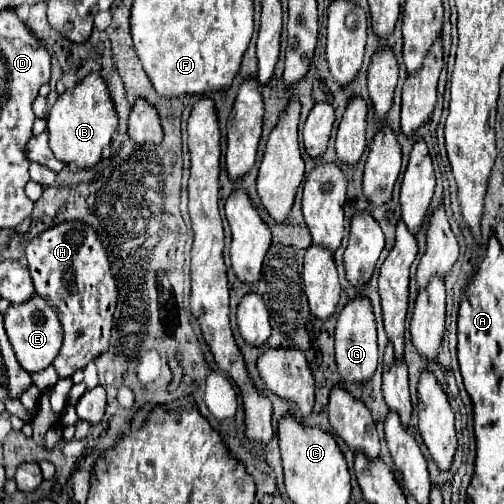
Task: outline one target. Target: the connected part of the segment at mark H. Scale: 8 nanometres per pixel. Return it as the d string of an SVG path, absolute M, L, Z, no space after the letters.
M64 222L30 240L26 246L26 260L38 296L56 310L62 322L64 344L52 366L60 378L68 378L106 352L110 344L112 312L118 288L110 274L108 256L92 226L82 222Z

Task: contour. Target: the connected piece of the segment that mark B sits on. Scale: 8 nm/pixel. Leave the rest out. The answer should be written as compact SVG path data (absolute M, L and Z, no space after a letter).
M90 74L84 80L80 80L74 88L60 94L56 104L50 108L48 112L50 150L66 166L72 164L82 170L94 168L100 164L104 148L110 146L116 126L118 126L118 118L106 82L98 74Z

